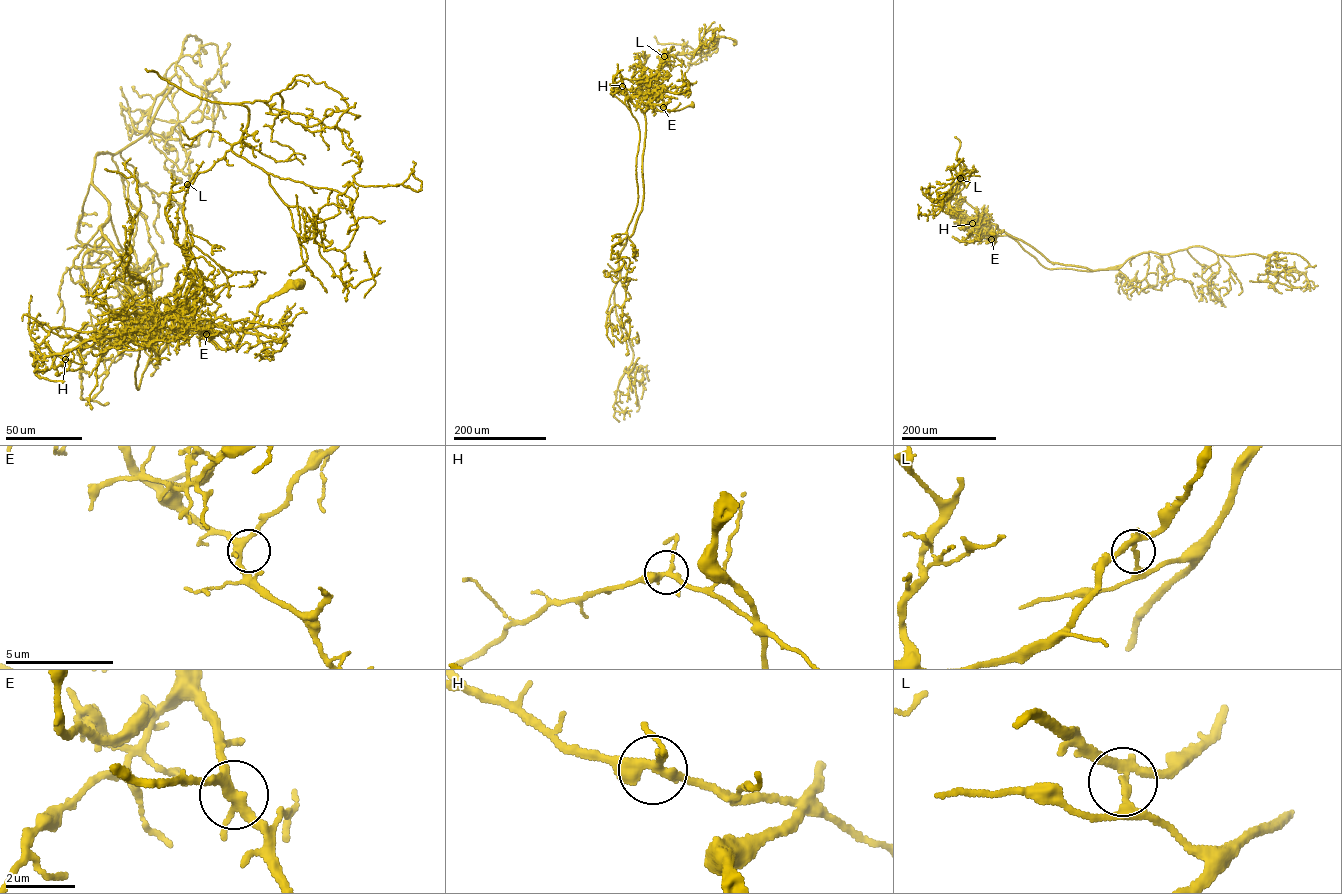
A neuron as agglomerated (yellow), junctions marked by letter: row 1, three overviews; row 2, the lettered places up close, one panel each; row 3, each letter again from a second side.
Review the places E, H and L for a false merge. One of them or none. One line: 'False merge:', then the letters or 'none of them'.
False merge: L

